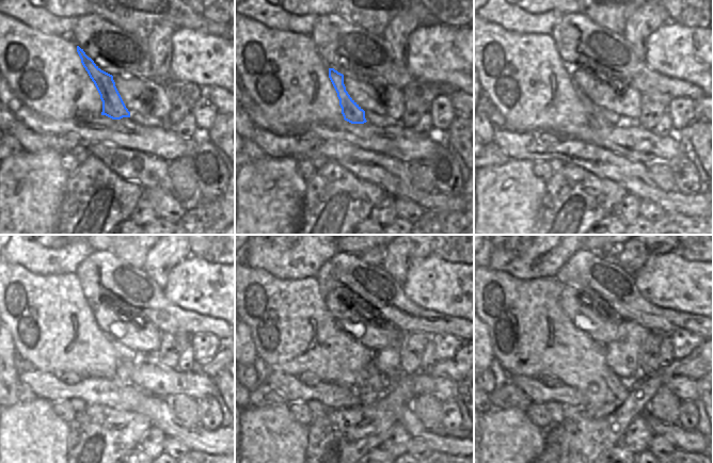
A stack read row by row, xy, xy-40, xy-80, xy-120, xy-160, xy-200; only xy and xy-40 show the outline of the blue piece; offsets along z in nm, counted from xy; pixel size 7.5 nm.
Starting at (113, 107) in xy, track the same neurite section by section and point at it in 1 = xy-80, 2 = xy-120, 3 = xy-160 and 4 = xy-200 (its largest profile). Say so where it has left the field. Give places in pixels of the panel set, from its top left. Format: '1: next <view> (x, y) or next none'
1: next xy-80 (593, 114)
2: next xy-120 (125, 368)
3: next xy-160 (378, 383)
4: next xy-200 (618, 386)

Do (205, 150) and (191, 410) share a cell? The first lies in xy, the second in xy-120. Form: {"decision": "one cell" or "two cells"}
{"decision": "two cells"}

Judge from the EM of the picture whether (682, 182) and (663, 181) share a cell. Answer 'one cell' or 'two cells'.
two cells

